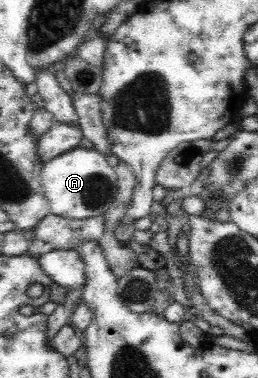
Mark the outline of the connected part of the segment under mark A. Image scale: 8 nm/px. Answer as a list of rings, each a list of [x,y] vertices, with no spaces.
[[[77,147],[46,161],[40,183],[50,214],[67,220],[85,220],[101,216],[111,208],[118,191],[118,176],[113,160],[97,149]]]

